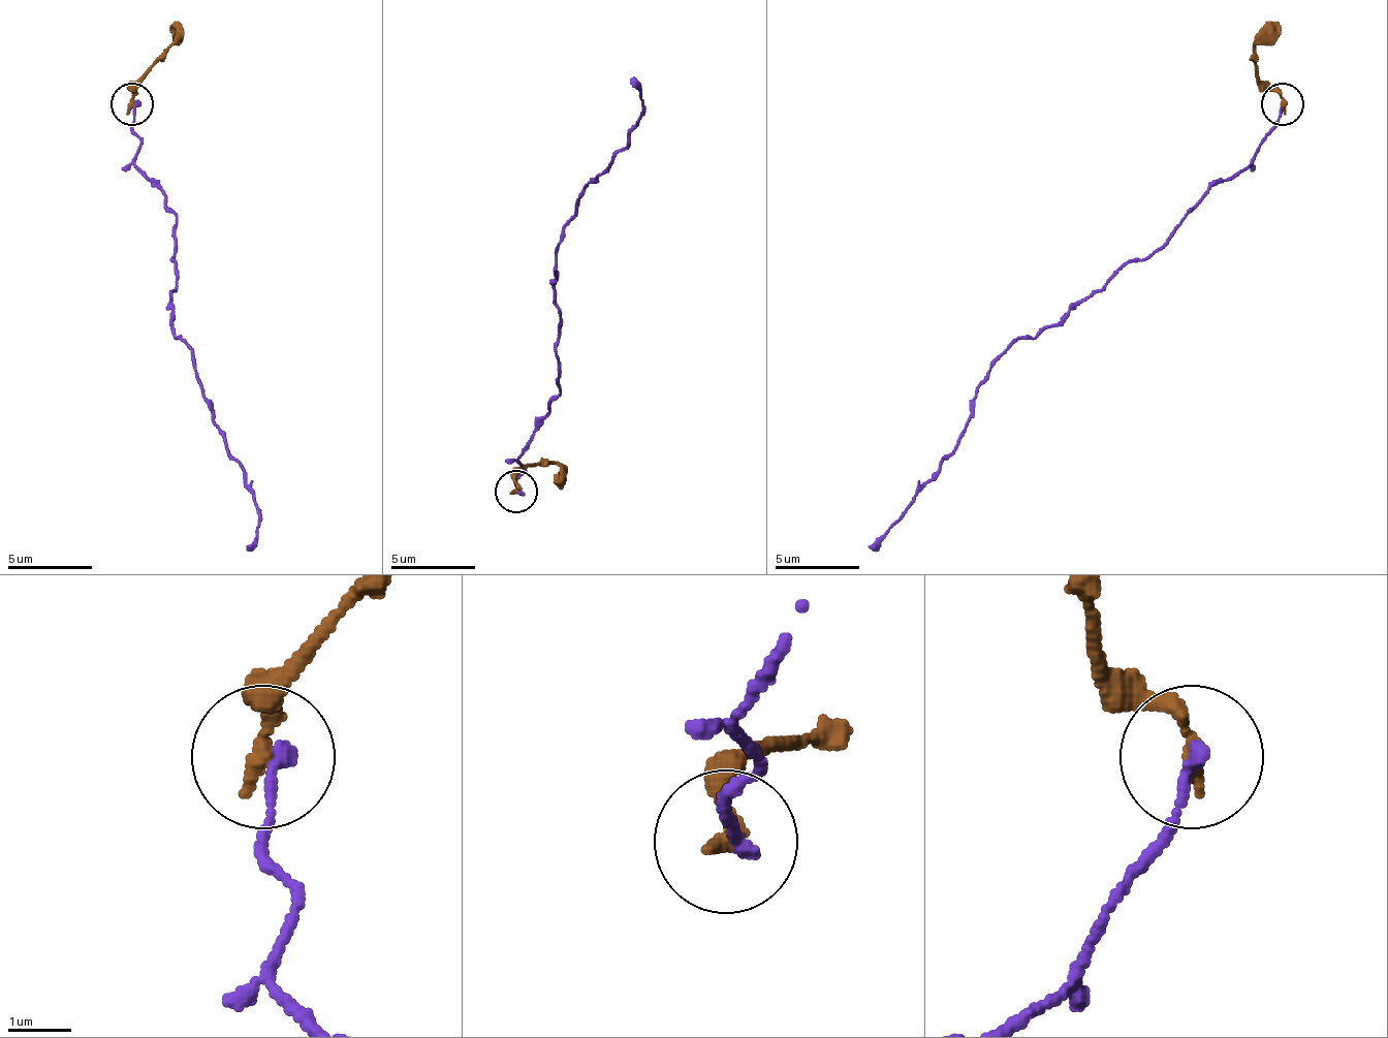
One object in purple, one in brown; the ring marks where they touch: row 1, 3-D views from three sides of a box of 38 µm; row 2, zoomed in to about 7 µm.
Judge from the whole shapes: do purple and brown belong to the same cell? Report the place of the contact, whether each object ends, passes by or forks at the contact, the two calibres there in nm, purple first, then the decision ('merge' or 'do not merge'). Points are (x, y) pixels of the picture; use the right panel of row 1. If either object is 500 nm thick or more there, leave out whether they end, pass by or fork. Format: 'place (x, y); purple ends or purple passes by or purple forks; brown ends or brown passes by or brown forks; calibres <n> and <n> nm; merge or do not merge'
place (1283, 103); purple ends; brown ends; calibres 220 and 280 nm; do not merge

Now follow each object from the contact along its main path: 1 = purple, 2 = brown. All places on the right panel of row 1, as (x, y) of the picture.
1: (1284, 104), (1245, 168), (1220, 181), (1186, 219), (1054, 324), (1021, 338), (991, 367), (953, 451), (869, 548)
2: (1284, 104), (1258, 75), (1254, 45), (1280, 20)

